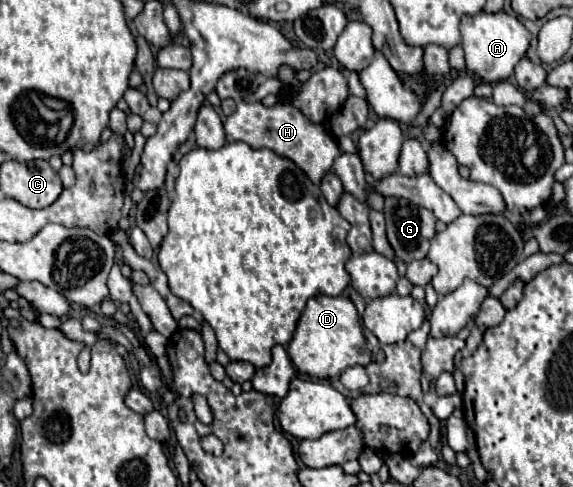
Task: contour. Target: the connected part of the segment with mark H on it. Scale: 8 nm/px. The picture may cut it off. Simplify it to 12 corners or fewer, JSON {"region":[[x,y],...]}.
{"region":[[238,103],[226,141],[266,147],[314,185],[342,153],[290,103]]}

